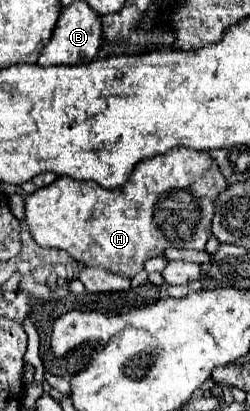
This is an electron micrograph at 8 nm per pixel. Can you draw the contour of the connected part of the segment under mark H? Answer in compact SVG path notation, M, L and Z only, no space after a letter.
M175 147L171 149L169 153L165 155L157 155L157 157L151 157L151 159L145 159L141 161L135 169L133 169L133 175L129 177L129 181L123 185L123 187L117 187L117 189L105 189L101 185L97 185L95 181L75 181L71 177L57 177L51 185L47 187L41 187L37 189L33 195L27 197L27 205L25 205L25 221L31 229L31 235L33 239L41 245L41 247L55 247L55 249L63 249L67 251L73 259L77 259L79 263L87 265L87 267L101 267L101 269L107 269L111 273L117 273L117 275L125 275L129 279L133 279L143 267L145 267L145 261L151 259L151 257L157 257L157 255L163 255L165 249L169 247L181 247L181 249L197 249L197 251L203 251L205 249L205 243L209 241L209 237L213 235L211 233L211 219L213 219L213 213L215 213L215 199L229 187L229 183L225 181L225 177L221 177L221 171L217 169L217 161L213 161L209 157L207 151L193 151L193 149L187 149L187 147Z

